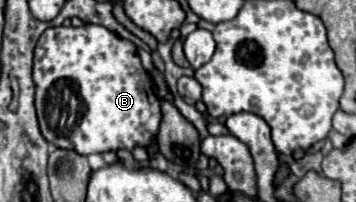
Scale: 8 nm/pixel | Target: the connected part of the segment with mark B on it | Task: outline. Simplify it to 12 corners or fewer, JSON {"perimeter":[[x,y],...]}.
{"perimeter":[[103,25],[35,47],[41,135],[79,155],[147,149],[161,99]]}

